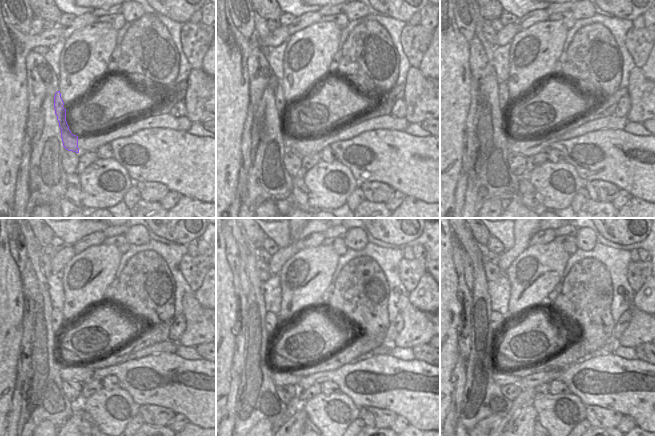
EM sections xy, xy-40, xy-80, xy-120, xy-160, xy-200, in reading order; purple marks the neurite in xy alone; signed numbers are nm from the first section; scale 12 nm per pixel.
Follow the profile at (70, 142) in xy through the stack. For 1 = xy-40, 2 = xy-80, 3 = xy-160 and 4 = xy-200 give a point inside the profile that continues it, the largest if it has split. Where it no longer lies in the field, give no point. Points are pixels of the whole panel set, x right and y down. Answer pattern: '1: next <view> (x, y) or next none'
1: next xy-40 (283, 106)
2: next xy-80 (504, 102)
3: next xy-160 (271, 320)
4: next xy-200 (496, 321)

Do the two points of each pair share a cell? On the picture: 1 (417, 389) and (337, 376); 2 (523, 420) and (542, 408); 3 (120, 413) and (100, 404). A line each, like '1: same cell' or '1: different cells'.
1: same cell
2: different cells
3: same cell

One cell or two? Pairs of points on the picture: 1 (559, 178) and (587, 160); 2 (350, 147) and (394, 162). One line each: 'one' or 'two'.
1: two
2: one

